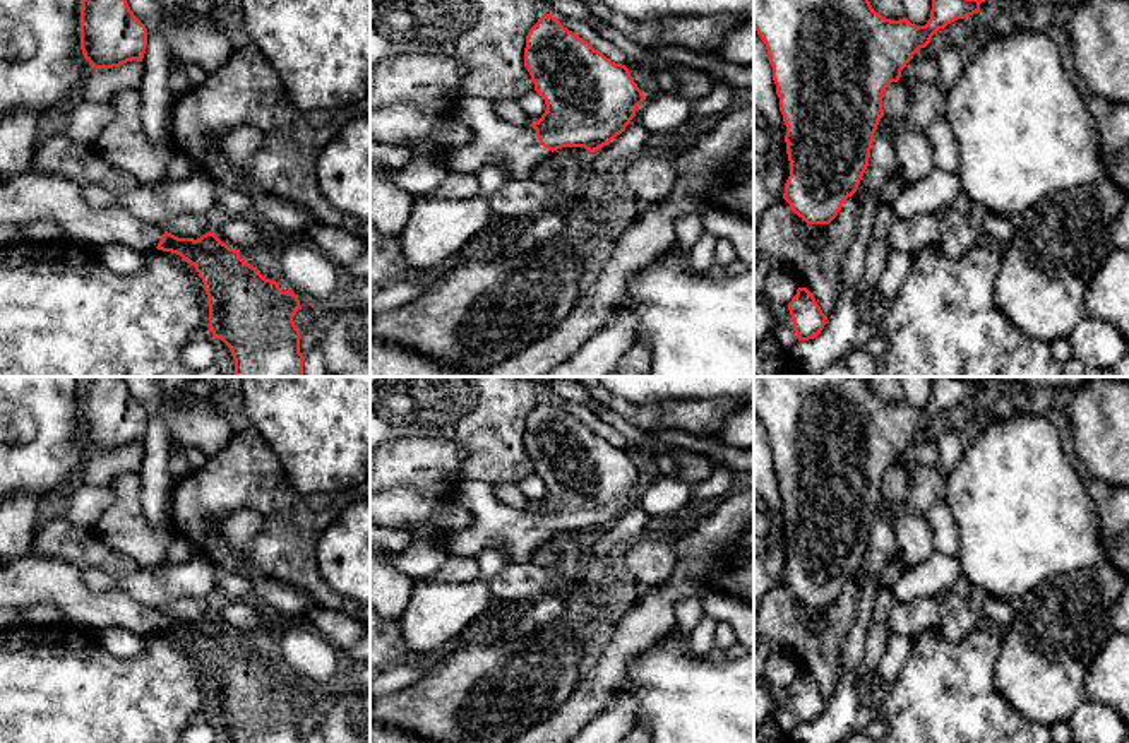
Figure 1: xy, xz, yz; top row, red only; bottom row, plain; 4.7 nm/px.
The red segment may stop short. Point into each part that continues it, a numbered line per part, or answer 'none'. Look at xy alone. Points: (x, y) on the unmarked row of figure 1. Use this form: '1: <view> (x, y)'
1: xy (28, 579)

